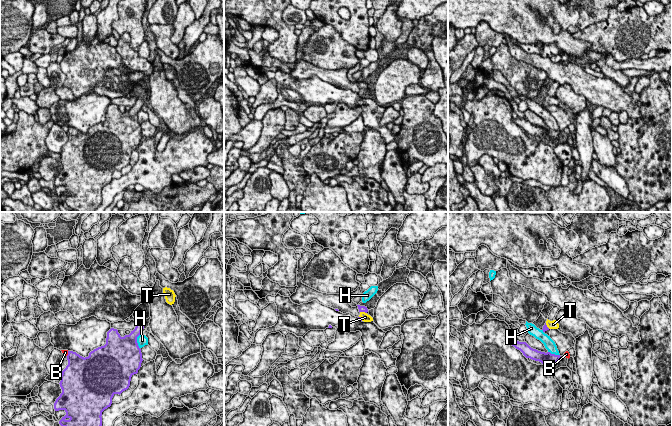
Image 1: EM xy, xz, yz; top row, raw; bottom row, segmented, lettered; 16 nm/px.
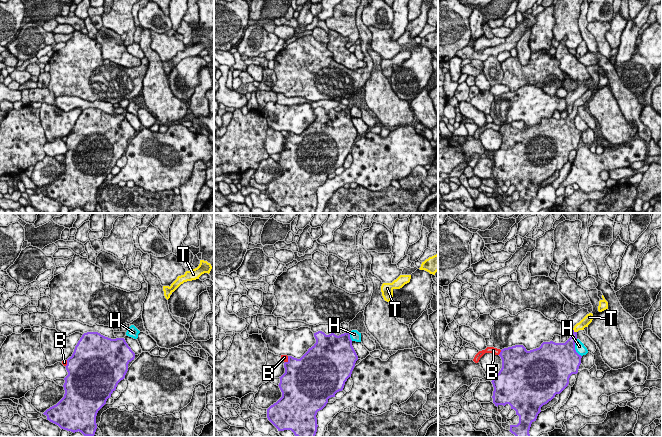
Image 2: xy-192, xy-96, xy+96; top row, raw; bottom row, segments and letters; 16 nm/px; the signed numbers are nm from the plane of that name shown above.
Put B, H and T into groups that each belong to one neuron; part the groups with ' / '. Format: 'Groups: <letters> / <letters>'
Groups: B / H / T

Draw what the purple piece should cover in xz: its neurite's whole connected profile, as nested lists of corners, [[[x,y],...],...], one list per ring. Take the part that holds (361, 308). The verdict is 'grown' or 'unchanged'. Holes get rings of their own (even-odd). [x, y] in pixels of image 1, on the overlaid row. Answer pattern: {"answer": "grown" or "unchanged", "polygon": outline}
{"answer": "grown", "polygon": [[[357,305],[357,306],[358,306],[359,312],[360,312],[360,315],[358,317],[360,321],[364,321],[364,322],[373,321],[373,318],[367,314],[367,312],[368,312],[367,307],[360,306],[360,305]]]}

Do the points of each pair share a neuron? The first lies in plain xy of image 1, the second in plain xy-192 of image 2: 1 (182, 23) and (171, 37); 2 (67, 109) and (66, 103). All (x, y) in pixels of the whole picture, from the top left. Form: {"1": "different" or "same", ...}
{"1": "different", "2": "different"}

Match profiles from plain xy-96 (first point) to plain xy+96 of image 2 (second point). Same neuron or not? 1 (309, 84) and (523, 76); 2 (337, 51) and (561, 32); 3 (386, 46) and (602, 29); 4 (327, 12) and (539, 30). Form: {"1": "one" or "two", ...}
{"1": "one", "2": "two", "3": "one", "4": "one"}

